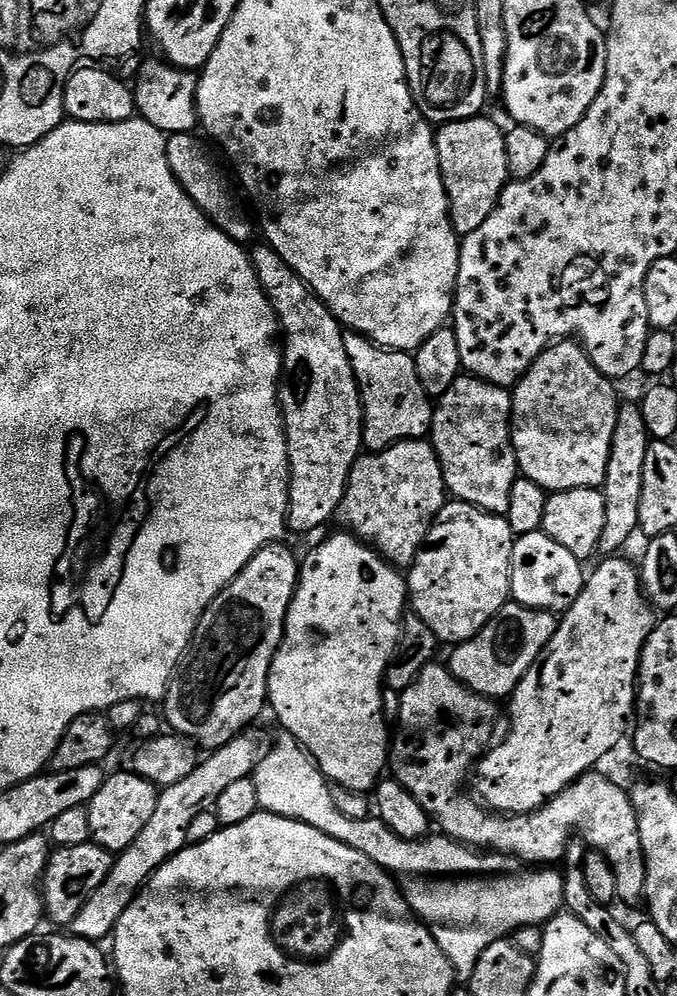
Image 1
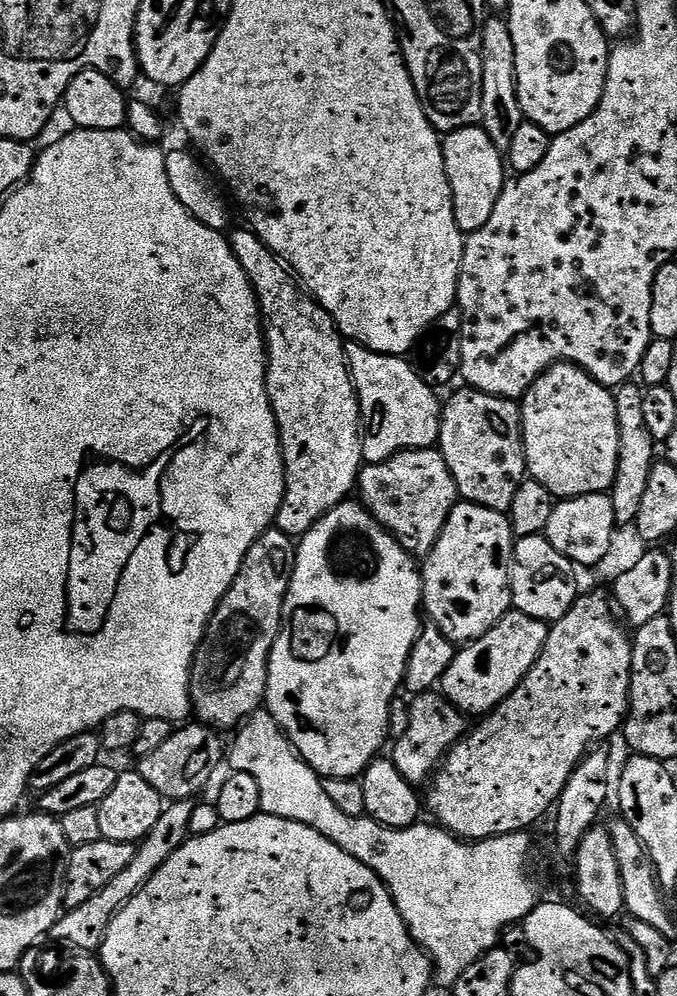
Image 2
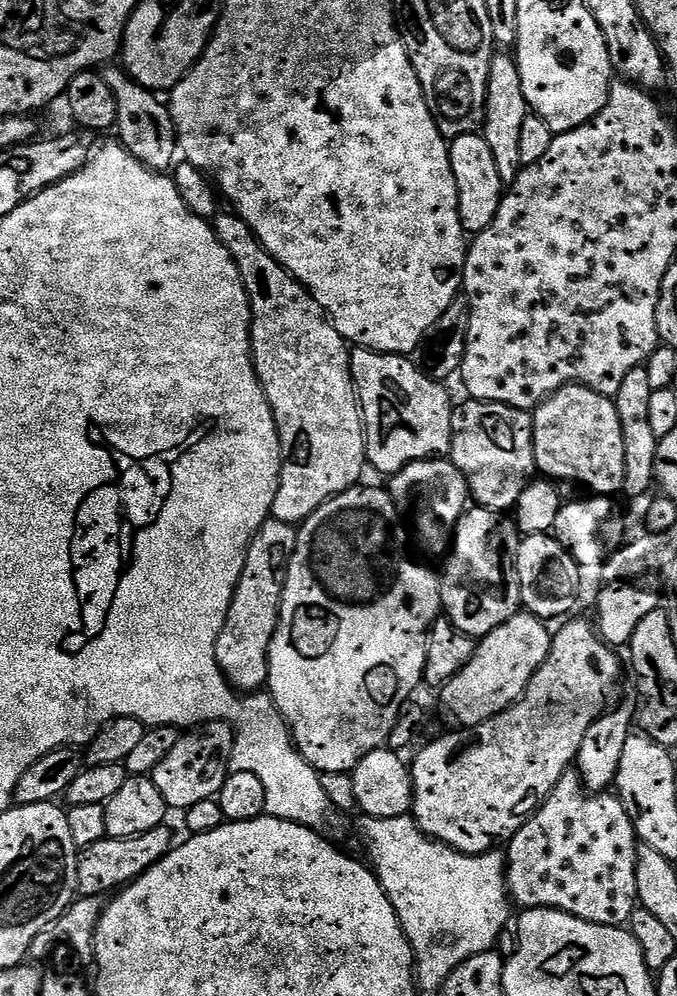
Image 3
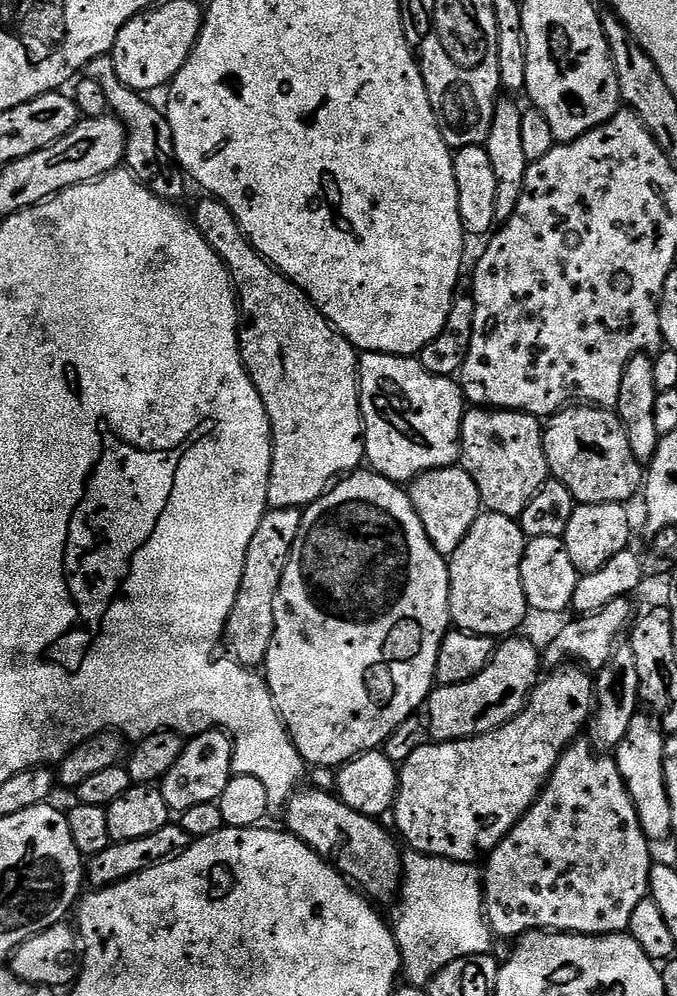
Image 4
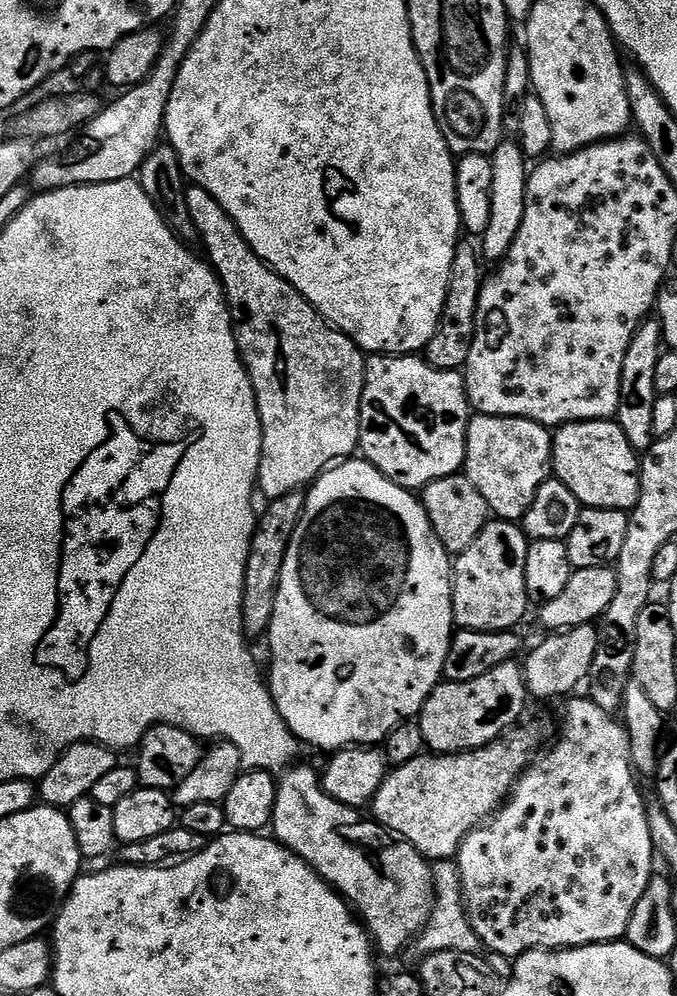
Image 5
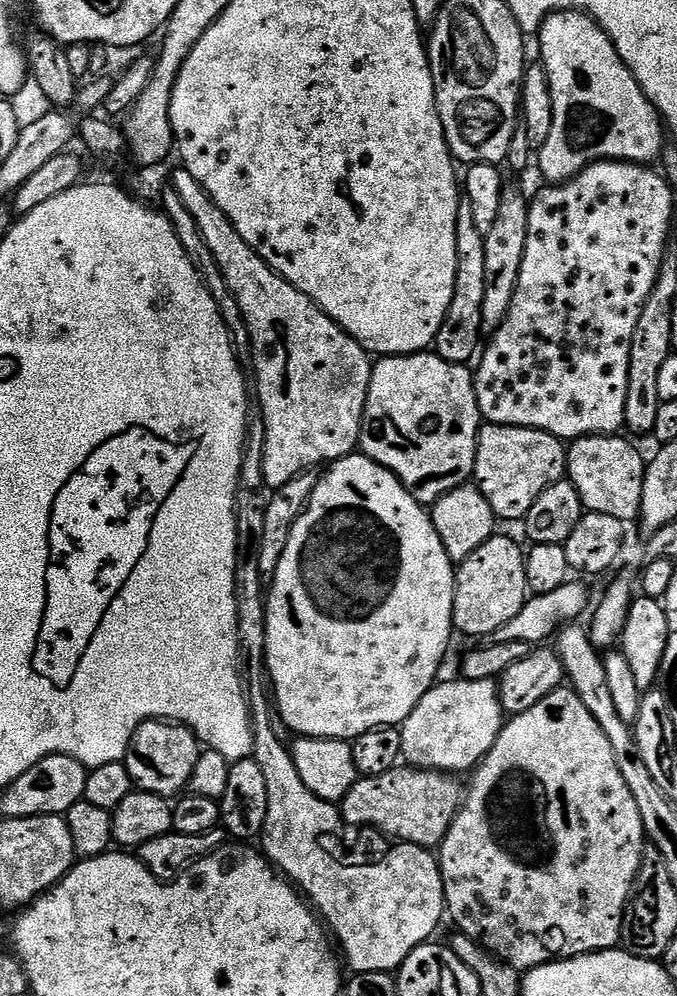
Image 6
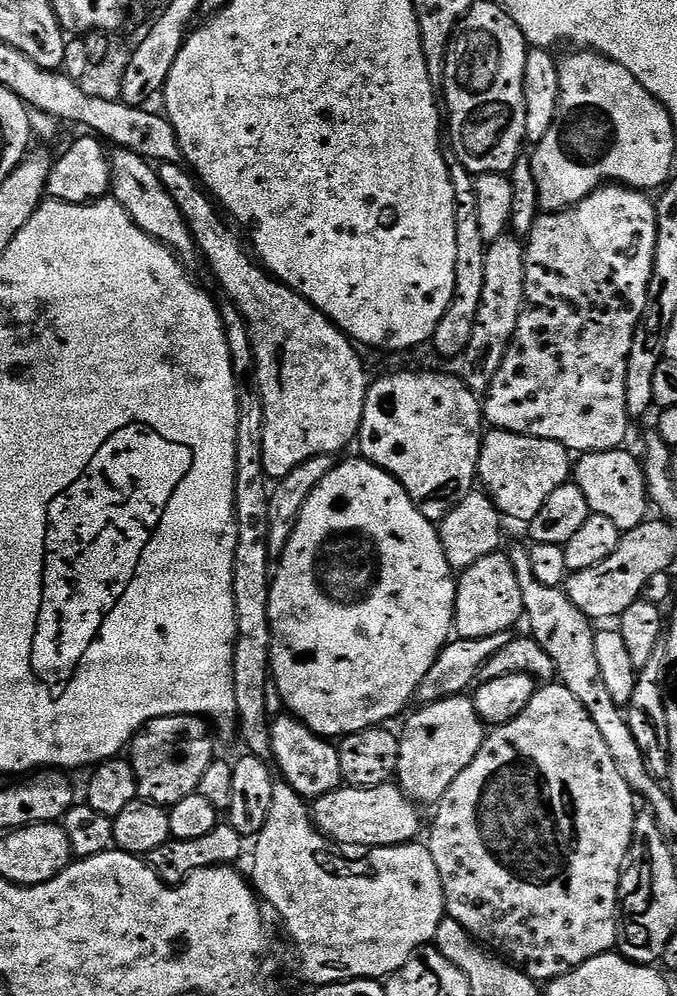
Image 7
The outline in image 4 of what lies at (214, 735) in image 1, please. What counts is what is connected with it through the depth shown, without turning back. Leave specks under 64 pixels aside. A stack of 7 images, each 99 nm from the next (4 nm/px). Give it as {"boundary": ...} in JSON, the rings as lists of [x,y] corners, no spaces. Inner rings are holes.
{"boundary":[[[269,508],[262,522],[258,522],[254,538],[250,538],[238,598],[234,598],[234,606],[224,628],[227,647],[228,644],[232,647],[231,655],[246,668],[255,669],[263,665],[268,657],[270,642],[274,638],[274,602],[282,586],[284,571],[294,550],[303,517],[303,511],[298,508]]]}

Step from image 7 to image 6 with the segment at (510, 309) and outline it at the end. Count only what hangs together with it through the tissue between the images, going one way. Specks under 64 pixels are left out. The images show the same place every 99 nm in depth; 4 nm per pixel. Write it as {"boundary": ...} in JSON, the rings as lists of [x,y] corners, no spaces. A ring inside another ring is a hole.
{"boundary":[[[505,187],[494,226],[484,233],[486,246],[486,294],[482,301],[482,322],[485,333],[491,334],[499,328],[510,310],[514,290],[518,286],[518,274],[522,270],[522,254],[526,254],[526,234],[530,230],[529,197],[524,197],[520,188]]]}

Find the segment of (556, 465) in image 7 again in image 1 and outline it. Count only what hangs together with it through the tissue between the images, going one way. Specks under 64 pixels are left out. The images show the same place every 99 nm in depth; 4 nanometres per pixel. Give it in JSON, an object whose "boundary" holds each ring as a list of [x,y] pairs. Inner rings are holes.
{"boundary":[[[462,374],[446,390],[446,394],[438,397],[432,414],[432,430],[430,443],[438,462],[442,466],[445,489],[455,499],[466,502],[483,512],[492,512],[495,516],[505,515],[510,506],[510,490],[518,479],[516,451],[510,443],[512,434],[512,392],[488,384],[477,376]]]}

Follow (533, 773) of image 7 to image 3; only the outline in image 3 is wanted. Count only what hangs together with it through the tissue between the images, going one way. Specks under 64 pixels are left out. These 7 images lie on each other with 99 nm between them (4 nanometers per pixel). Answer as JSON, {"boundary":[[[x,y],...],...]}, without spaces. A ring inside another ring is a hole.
{"boundary":[[[575,770],[562,774],[555,790],[525,820],[522,831],[510,837],[506,847],[507,892],[513,901],[521,899],[521,909],[557,908],[586,922],[624,926],[632,916],[632,911],[638,907],[638,841],[630,814],[626,814],[619,795],[589,794],[580,780],[579,772]]]}

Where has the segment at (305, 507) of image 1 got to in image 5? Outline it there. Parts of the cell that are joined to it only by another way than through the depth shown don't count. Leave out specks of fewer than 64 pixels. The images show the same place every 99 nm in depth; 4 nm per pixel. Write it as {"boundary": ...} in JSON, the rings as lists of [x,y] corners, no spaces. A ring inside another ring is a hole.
{"boundary":[[[199,186],[189,187],[186,206],[190,206],[190,218],[200,235],[199,243],[208,251],[206,259],[224,288],[236,345],[256,395],[262,422],[262,454],[256,483],[259,495],[271,502],[291,492],[307,489],[321,472],[357,451],[366,356],[345,332],[333,328],[299,290],[290,286],[290,282],[282,279],[269,264],[258,259],[230,214],[226,214],[223,206],[207,190]]]}

